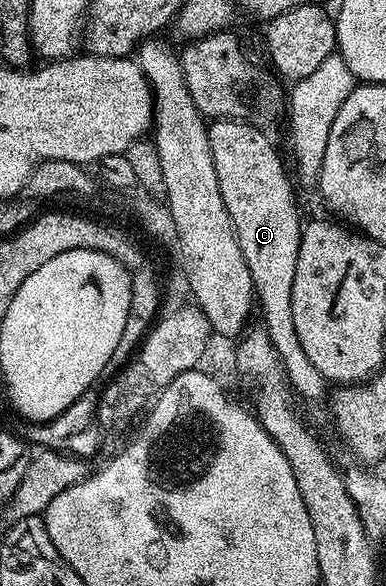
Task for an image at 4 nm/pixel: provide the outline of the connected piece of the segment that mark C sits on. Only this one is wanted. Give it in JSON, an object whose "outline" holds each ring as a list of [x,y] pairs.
{"outline":[[[222,117],[220,119],[214,120],[212,124],[209,125],[209,142],[211,143],[211,159],[215,159],[215,175],[219,179],[219,195],[223,195],[223,203],[227,207],[227,215],[231,219],[231,223],[233,224],[233,230],[235,231],[235,235],[237,236],[237,242],[239,243],[239,251],[243,251],[243,259],[247,263],[247,271],[251,271],[251,279],[253,280],[253,291],[255,294],[255,301],[256,304],[259,306],[259,315],[261,313],[262,317],[265,319],[263,321],[263,328],[267,331],[269,338],[271,339],[271,343],[275,343],[275,351],[279,351],[279,357],[281,359],[281,362],[283,363],[283,367],[287,371],[287,375],[289,376],[289,383],[293,387],[293,392],[296,394],[298,398],[302,402],[305,401],[321,401],[324,402],[327,397],[327,389],[325,393],[325,388],[327,388],[327,382],[325,380],[325,377],[315,368],[315,363],[311,363],[311,359],[307,359],[307,355],[305,352],[303,352],[303,343],[299,343],[299,335],[295,335],[295,315],[291,311],[291,287],[295,287],[295,267],[297,266],[297,260],[299,259],[299,247],[301,246],[301,230],[303,228],[303,220],[301,221],[301,209],[299,206],[297,206],[297,197],[295,194],[293,194],[293,185],[294,182],[291,180],[289,182],[289,177],[287,174],[285,174],[285,165],[283,162],[281,162],[281,157],[279,154],[277,154],[277,149],[275,146],[272,145],[271,142],[269,142],[269,136],[270,134],[266,132],[266,130],[257,128],[256,125],[248,125],[246,121],[232,121],[231,119],[227,119],[226,117]]]}

